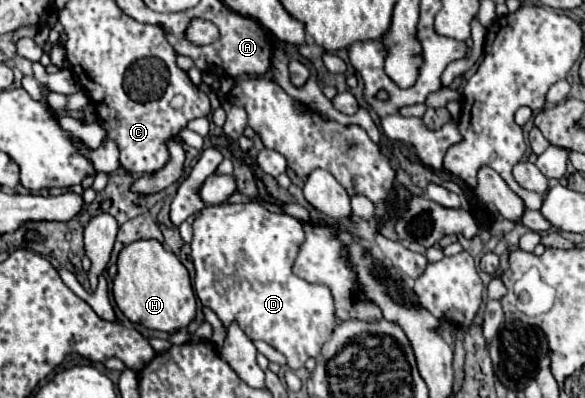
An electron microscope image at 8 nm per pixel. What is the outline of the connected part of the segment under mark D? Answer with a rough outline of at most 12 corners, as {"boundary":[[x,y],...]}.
{"boundary":[[259,202],[201,210],[195,294],[223,326],[315,358],[327,286],[293,276],[303,224]]}

